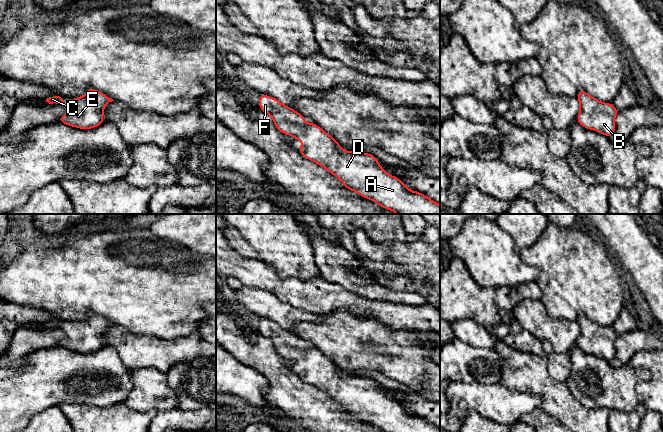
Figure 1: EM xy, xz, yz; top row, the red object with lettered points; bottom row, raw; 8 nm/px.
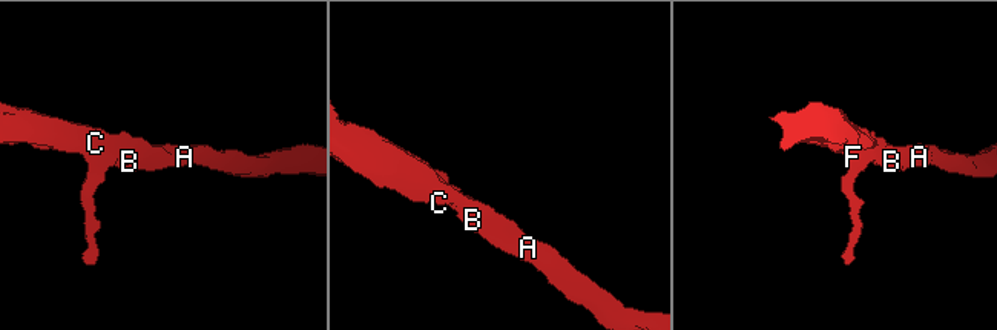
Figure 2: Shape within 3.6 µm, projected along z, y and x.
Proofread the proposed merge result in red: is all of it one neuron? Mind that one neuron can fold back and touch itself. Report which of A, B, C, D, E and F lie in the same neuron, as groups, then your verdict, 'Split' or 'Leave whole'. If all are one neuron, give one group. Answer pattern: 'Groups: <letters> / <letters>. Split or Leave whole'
Groups: A B C D E F. Leave whole

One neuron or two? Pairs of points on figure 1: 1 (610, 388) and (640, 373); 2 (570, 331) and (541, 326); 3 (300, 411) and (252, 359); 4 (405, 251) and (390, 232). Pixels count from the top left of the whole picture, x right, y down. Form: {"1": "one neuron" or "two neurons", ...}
{"1": "one neuron", "2": "one neuron", "3": "one neuron", "4": "two neurons"}

